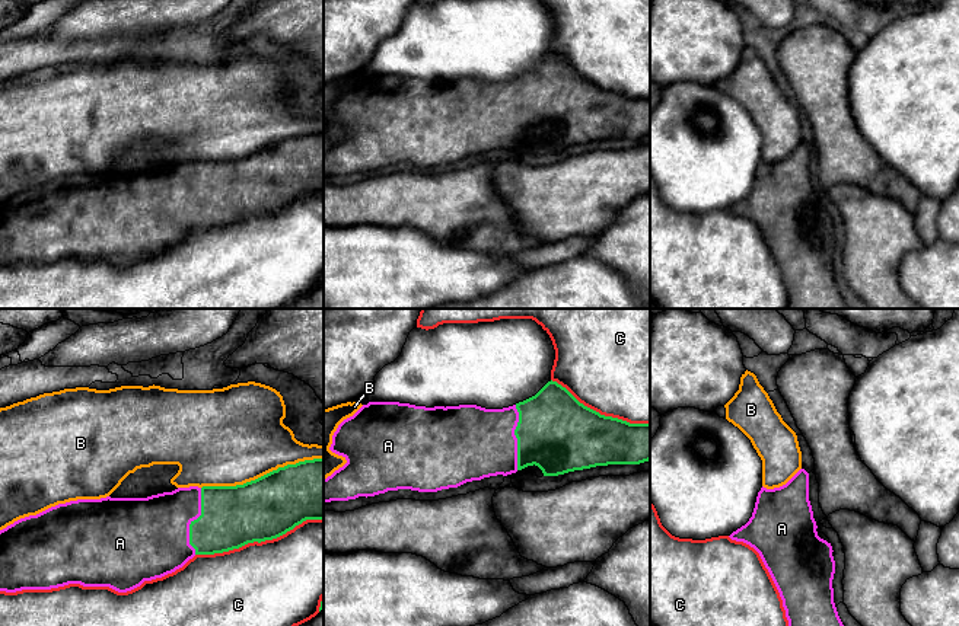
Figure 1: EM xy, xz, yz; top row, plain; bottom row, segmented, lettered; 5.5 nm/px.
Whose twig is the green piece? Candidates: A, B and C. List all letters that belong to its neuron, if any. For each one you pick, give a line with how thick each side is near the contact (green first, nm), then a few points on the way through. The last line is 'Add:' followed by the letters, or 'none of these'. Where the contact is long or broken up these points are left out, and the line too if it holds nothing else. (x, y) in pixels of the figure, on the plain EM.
A: 340 nm thick on the green side, 440 nm on the other
Add: A

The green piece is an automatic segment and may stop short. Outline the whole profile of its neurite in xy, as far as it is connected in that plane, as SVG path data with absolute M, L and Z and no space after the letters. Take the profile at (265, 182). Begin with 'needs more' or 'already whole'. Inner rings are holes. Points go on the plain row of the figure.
needs more; M324 132L278 141L236 160L178 162L147 172L77 173L0 204L0 265L51 264L68 258L127 266L182 242L195 229L214 229L277 213L306 194L324 194Z

